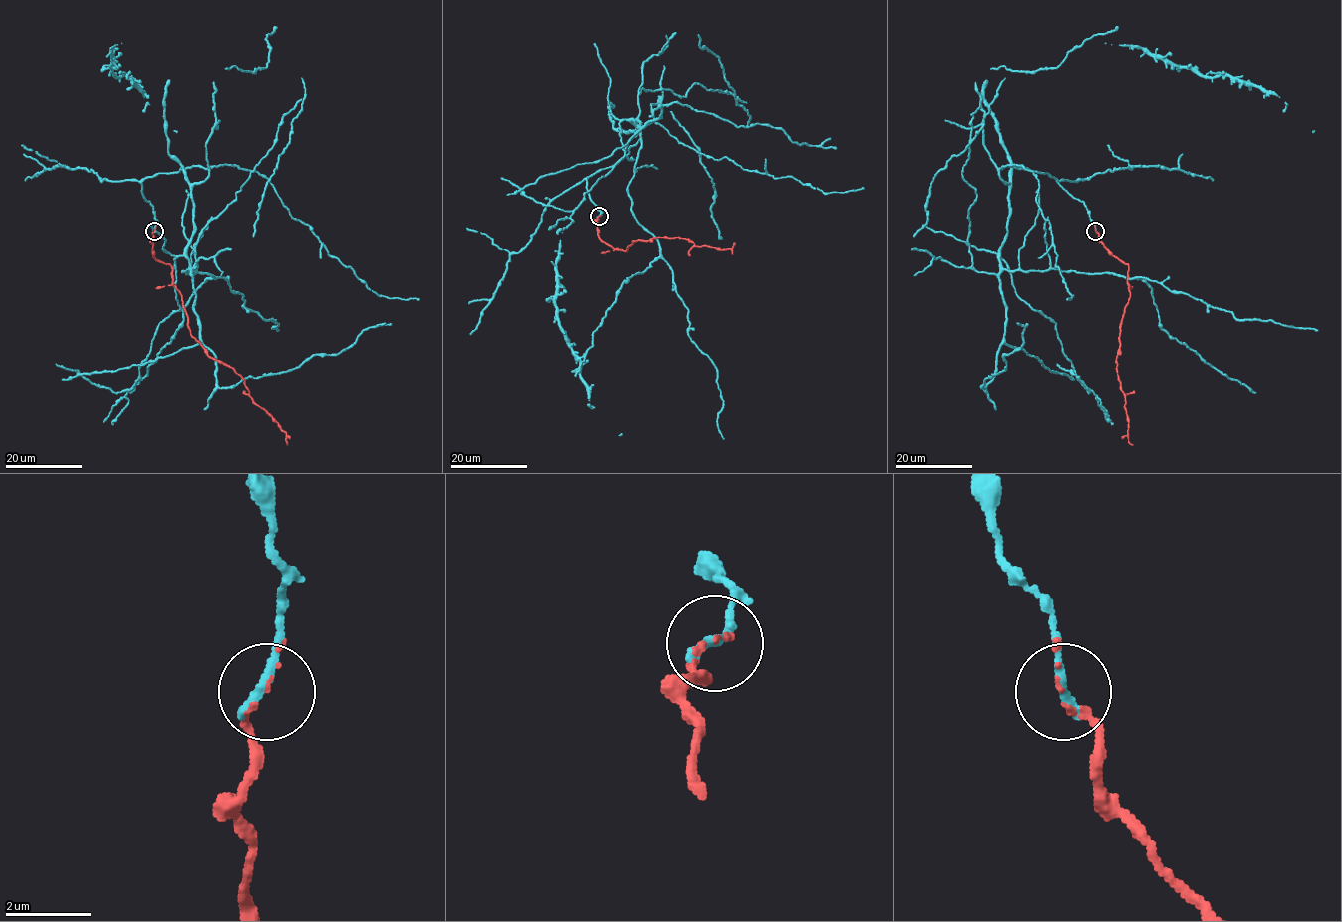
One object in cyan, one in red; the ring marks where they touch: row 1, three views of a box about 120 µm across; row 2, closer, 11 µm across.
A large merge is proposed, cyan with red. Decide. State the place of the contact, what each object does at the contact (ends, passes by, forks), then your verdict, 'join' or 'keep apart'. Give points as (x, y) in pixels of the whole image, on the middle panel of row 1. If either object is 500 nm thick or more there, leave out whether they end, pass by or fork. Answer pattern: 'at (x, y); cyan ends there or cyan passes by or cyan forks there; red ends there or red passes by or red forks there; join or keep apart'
at (599, 216); cyan ends there; red passes by; join

